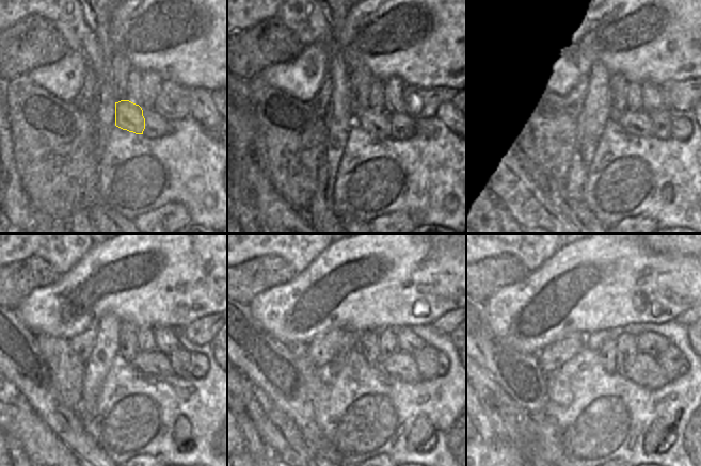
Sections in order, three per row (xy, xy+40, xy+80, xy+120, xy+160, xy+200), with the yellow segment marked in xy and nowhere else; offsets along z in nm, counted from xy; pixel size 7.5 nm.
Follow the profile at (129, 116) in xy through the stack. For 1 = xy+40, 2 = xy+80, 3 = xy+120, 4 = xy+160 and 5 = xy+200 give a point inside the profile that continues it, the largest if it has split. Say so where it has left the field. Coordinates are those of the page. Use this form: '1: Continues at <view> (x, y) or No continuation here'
1: Continues at xy+40 (377, 123)
2: Continues at xy+80 (635, 123)
3: Continues at xy+120 (155, 363)
4: Continues at xy+160 (400, 365)
5: Continues at xy+200 (643, 370).

